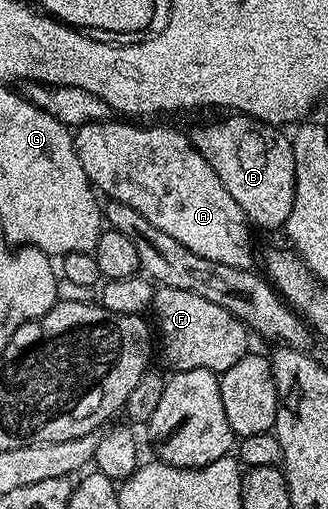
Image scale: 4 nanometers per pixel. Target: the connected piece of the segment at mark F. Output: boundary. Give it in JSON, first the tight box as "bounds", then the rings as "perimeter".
{"bounds":[151,286,251,374],"perimeter":[[[168,286],[158,287],[154,294],[151,314],[152,317],[153,315],[155,316],[155,322],[153,318],[153,326],[157,337],[157,358],[160,358],[162,364],[169,368],[168,371],[191,371],[193,368],[205,368],[207,371],[213,371],[220,374],[231,368],[237,360],[243,359],[244,356],[250,351],[251,346],[249,346],[249,337],[251,336],[244,323],[240,321],[239,318],[232,316],[227,309],[221,308],[220,305],[213,304],[212,301],[205,300],[204,297],[198,296],[197,293],[187,292],[185,289],[169,288]]]}

